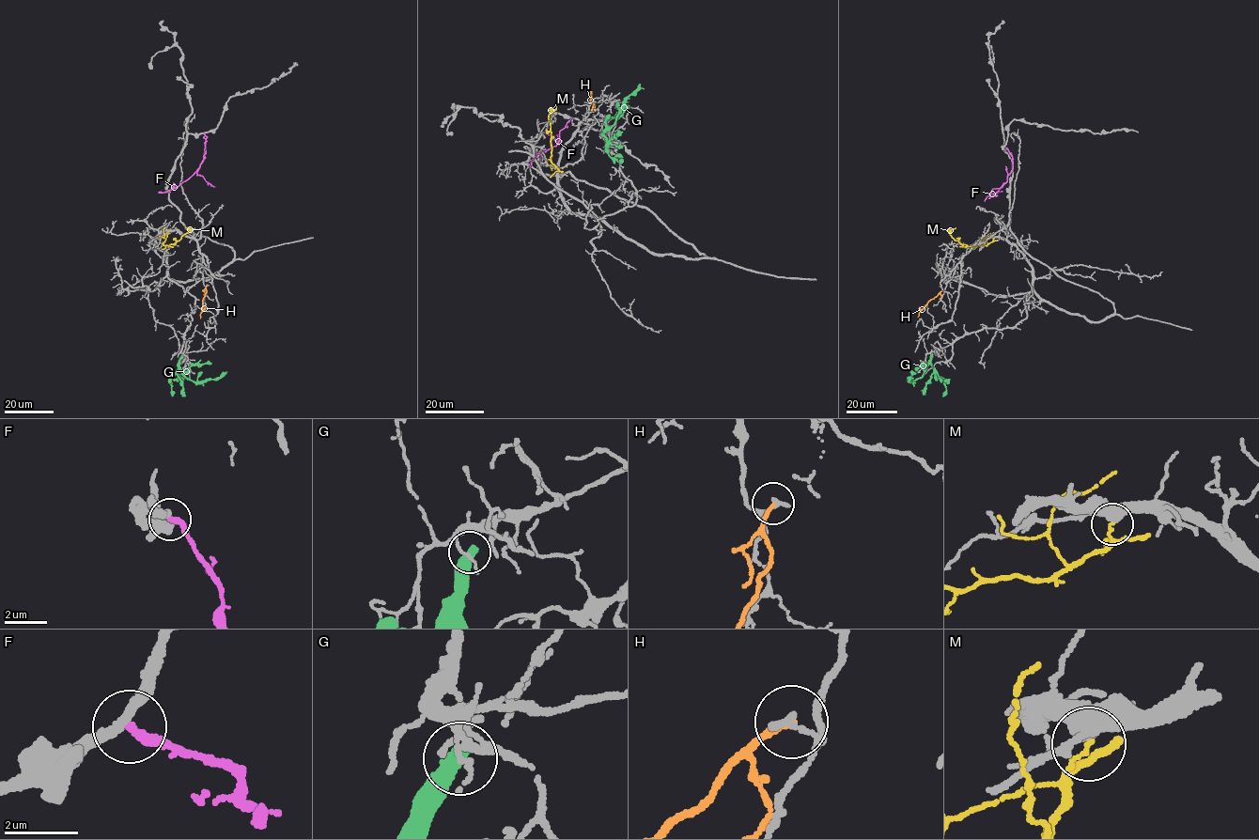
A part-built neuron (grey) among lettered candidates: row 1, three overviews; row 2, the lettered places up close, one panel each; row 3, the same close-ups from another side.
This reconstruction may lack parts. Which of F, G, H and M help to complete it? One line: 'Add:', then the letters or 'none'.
Add: none

